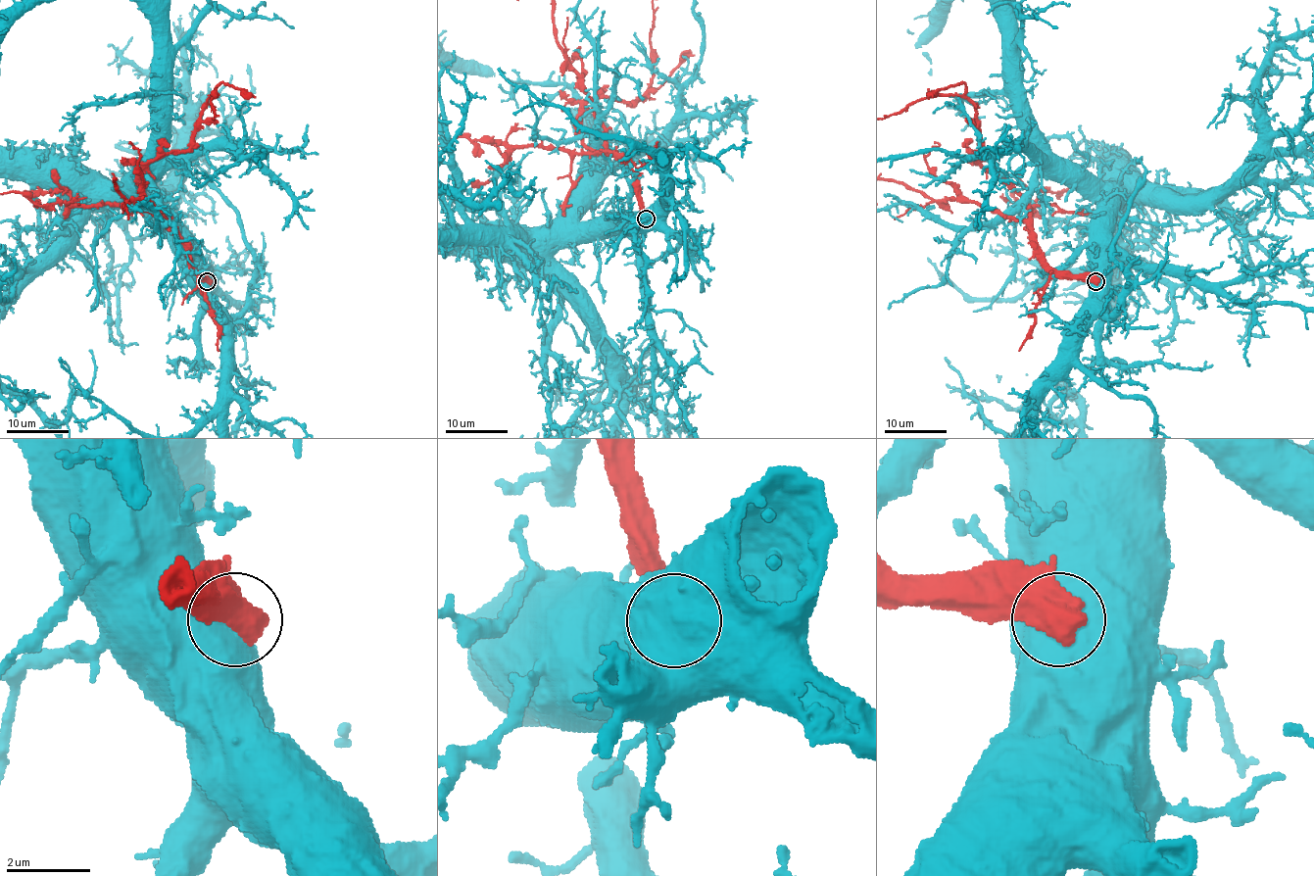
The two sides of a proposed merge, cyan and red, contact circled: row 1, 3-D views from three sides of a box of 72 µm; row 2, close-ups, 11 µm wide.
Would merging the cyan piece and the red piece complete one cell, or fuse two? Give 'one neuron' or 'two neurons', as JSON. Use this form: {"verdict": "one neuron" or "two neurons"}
{"verdict": "two neurons"}

